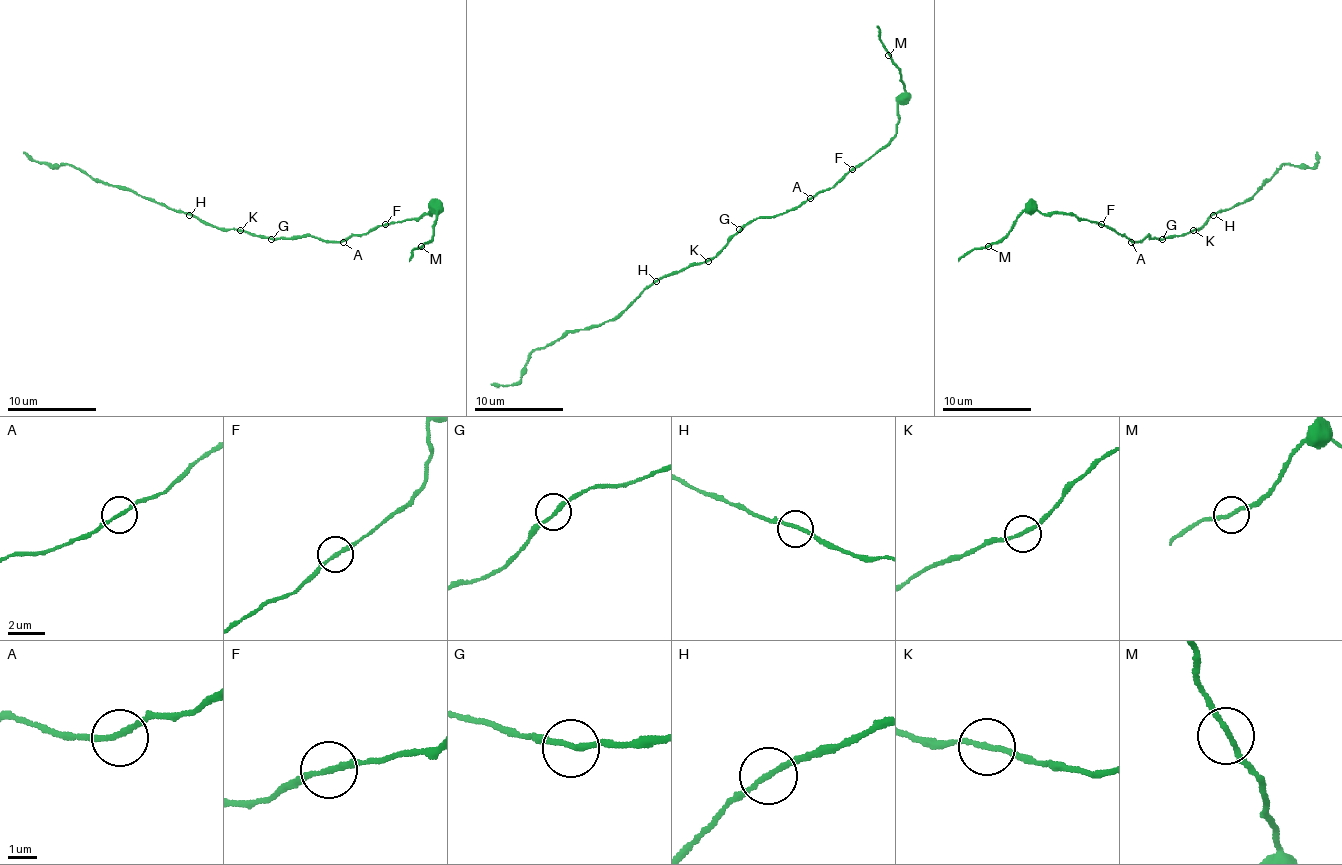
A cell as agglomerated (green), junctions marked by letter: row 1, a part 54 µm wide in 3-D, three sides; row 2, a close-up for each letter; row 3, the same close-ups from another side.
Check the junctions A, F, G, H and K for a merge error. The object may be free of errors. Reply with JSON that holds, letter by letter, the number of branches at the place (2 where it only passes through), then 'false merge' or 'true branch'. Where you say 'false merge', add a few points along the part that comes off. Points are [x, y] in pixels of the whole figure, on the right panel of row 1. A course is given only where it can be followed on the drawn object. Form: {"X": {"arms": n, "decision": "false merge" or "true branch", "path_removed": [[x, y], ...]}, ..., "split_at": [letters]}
{"A": {"arms": 2, "decision": "true branch"}, "F": {"arms": 2, "decision": "true branch"}, "G": {"arms": 2, "decision": "true branch"}, "H": {"arms": 2, "decision": "true branch"}, "K": {"arms": 2, "decision": "true branch"}, "split_at": []}

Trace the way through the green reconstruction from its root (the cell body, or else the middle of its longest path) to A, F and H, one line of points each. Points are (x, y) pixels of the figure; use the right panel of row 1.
A: (1162, 239), (1153, 239), (1148, 235), (1142, 242), (1131, 242)
F: (1162, 239), (1153, 239), (1148, 235), (1142, 242), (1133, 242), (1102, 224)
H: (1162, 239), (1186, 235), (1200, 228), (1213, 215)

